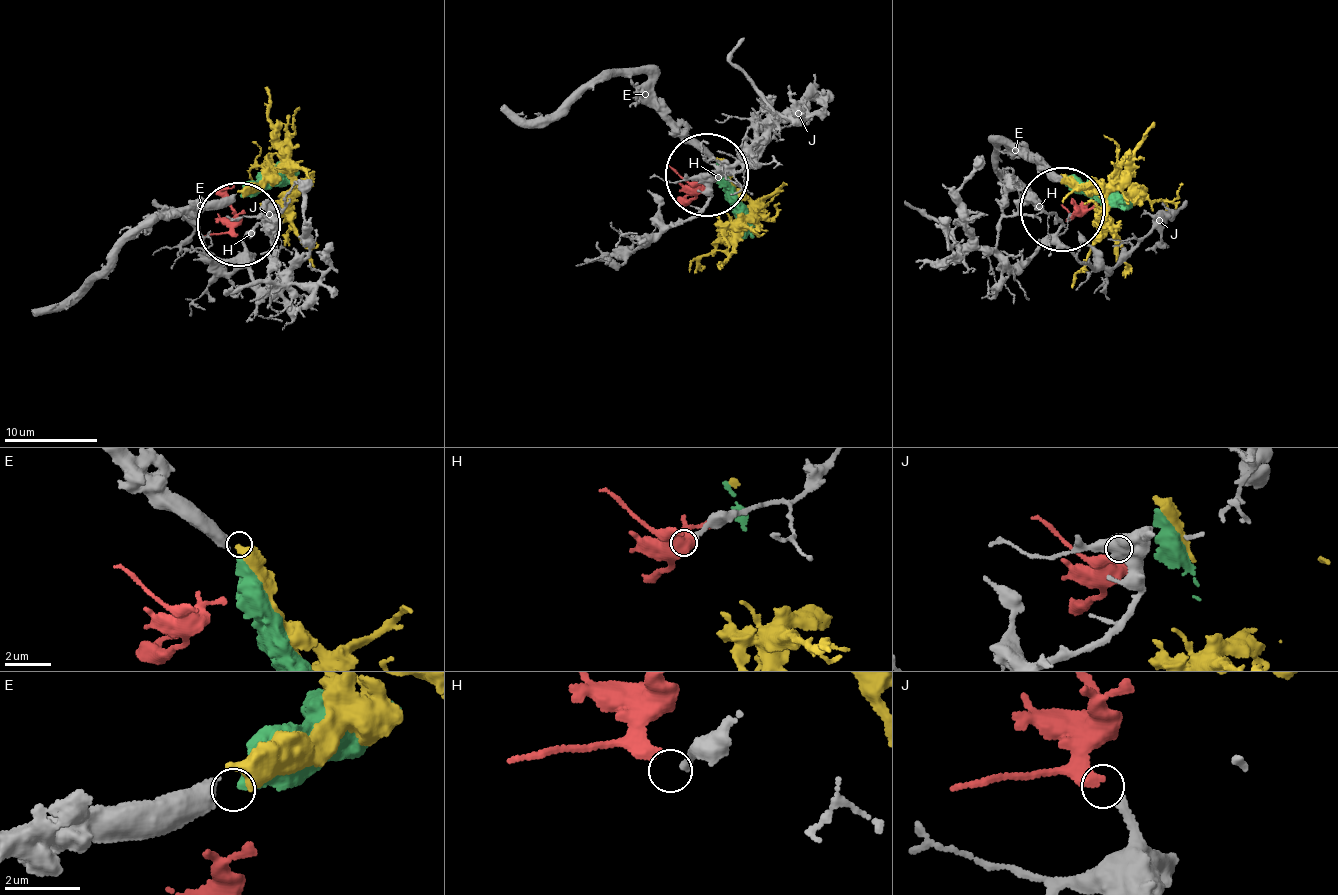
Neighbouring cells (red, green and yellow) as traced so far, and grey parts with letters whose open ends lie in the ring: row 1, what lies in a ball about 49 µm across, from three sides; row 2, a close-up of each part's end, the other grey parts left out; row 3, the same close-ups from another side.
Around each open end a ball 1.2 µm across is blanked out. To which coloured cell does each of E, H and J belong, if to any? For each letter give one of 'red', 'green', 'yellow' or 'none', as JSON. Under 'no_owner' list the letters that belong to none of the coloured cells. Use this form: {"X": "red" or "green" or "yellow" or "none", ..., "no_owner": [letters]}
{"E": "yellow", "H": "none", "J": "red", "no_owner": ["H"]}

